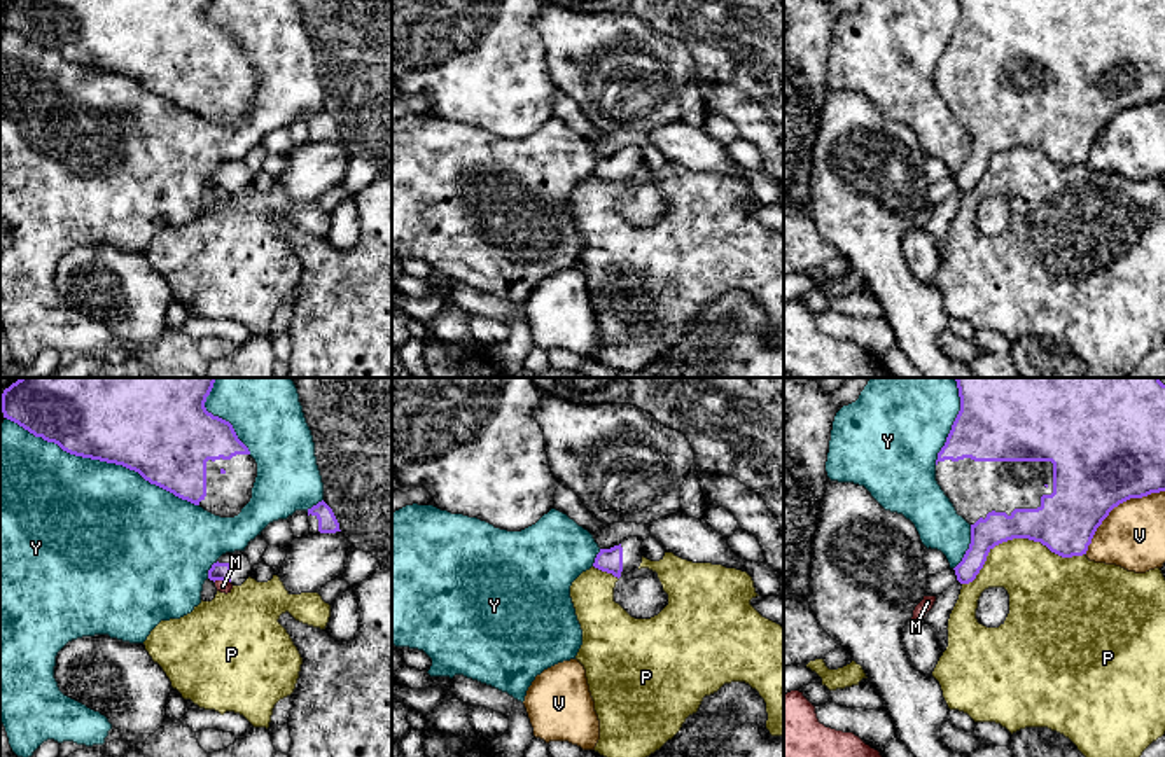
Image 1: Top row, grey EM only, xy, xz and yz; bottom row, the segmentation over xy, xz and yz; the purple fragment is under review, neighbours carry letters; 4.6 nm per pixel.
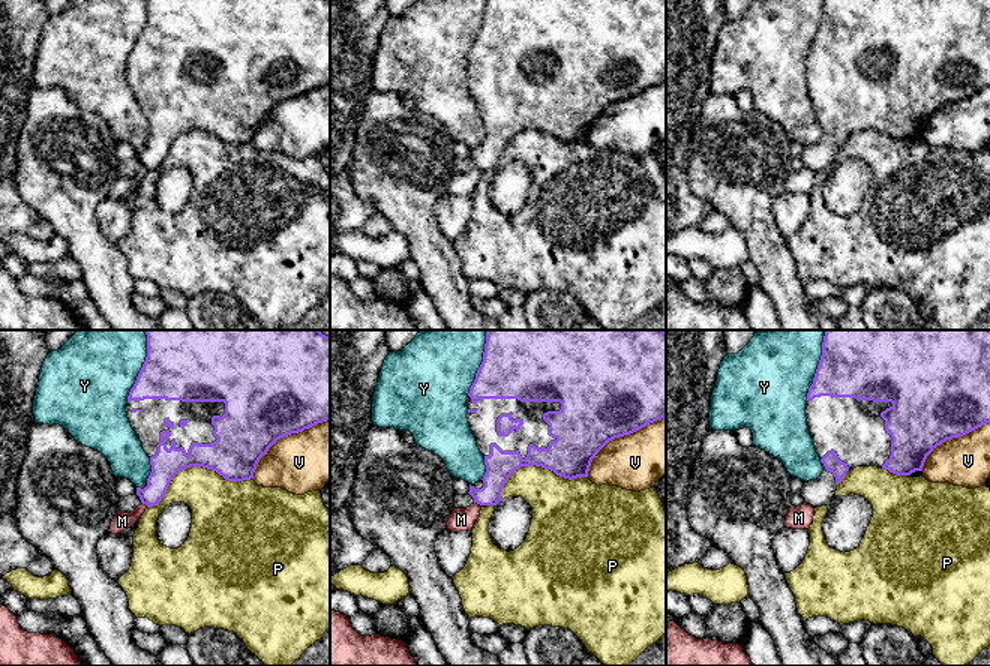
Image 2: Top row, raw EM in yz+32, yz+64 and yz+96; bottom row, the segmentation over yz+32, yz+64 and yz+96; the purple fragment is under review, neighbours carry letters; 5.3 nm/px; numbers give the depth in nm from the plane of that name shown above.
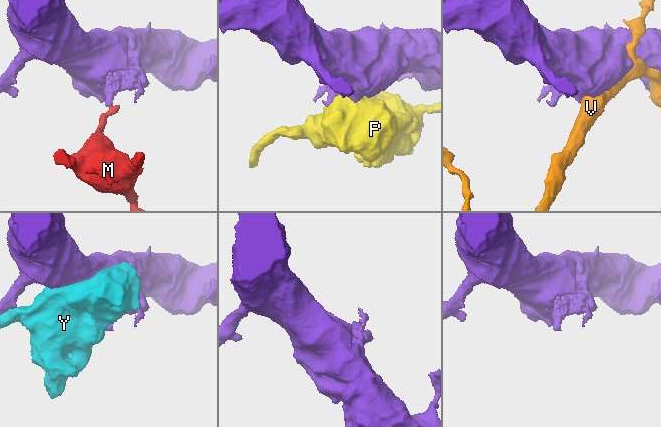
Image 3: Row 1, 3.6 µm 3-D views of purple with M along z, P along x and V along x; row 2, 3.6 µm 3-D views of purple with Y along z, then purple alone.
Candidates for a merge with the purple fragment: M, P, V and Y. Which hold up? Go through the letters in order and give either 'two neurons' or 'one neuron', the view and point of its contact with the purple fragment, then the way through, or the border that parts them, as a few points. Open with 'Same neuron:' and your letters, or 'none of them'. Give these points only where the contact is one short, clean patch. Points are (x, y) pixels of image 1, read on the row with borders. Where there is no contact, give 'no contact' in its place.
Same neuron: none of them
M: two neurons | xy (223, 579) | along xy (214, 581), (230, 583)
P: two neurons | yz (1018, 537)
V: two neurons | yz (1116, 506)
Y: two neurons | xy (102, 460)

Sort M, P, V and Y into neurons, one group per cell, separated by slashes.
M / P / V / Y

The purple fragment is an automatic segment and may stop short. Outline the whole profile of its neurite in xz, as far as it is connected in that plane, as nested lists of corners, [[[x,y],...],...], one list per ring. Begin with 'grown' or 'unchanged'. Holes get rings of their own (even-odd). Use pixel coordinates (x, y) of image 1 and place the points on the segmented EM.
grown; [[[626,537],[619,545],[610,549],[600,549],[595,558],[593,566],[612,573],[614,577],[623,577],[631,570],[638,568],[642,563],[642,538]]]

